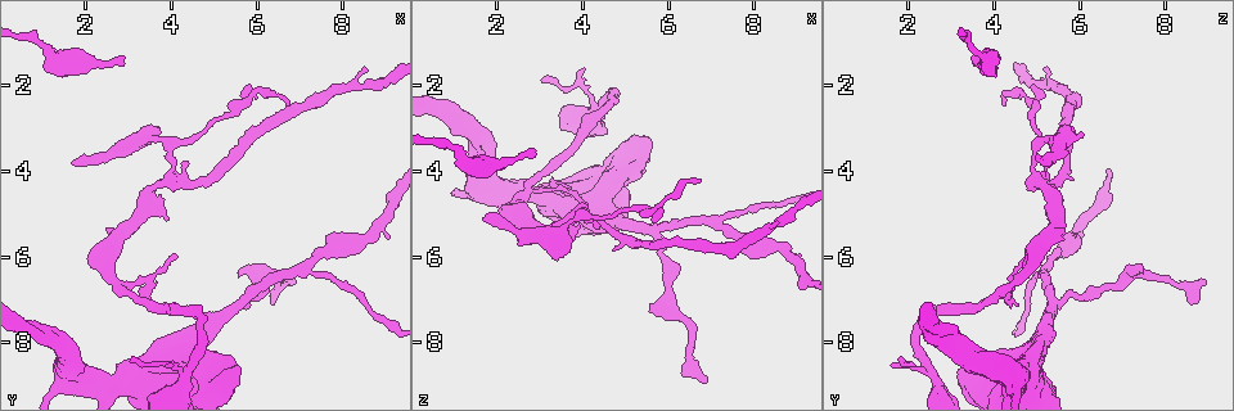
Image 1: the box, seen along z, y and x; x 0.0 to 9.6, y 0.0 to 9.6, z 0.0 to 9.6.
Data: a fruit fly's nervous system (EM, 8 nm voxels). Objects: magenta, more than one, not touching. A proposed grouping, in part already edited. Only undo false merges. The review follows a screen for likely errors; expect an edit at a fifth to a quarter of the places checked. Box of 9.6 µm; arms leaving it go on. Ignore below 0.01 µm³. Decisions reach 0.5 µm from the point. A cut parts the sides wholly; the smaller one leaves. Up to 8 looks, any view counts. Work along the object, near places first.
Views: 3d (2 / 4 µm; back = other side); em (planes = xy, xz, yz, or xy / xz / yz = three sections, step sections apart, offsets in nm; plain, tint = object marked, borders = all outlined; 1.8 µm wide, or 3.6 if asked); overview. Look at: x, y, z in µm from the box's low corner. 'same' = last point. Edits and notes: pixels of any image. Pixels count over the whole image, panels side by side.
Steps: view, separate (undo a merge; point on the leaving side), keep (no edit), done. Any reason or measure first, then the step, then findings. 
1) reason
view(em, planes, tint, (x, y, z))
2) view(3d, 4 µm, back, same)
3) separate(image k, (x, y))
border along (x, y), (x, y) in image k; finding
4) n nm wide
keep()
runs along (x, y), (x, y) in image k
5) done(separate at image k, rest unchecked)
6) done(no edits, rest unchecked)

a narrow waist
view(3d, 4 µm, (5.85, 2.20, 4.65))

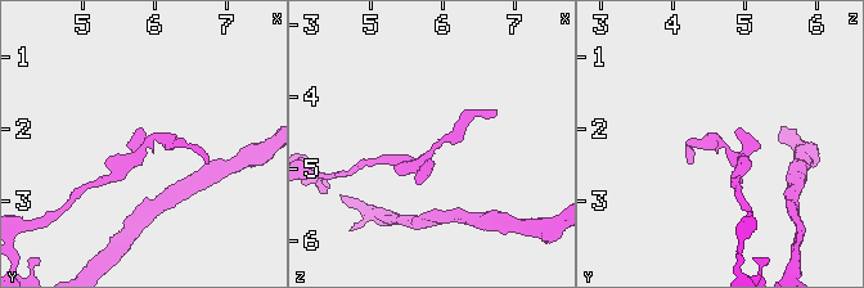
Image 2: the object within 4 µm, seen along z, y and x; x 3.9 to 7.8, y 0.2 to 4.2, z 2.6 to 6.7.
view(em, planes, plain, (5.90, 2.25, 4.70))

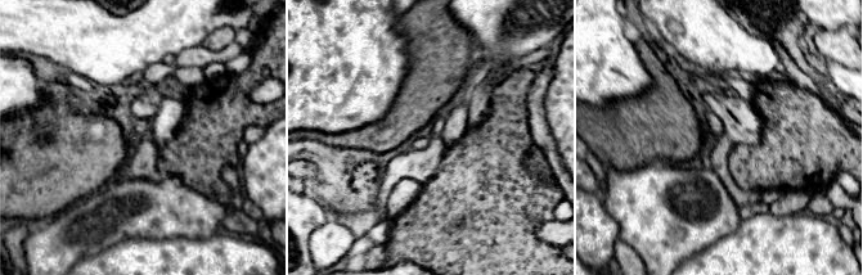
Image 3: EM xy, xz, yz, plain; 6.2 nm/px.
view(em, planes, tint, same)

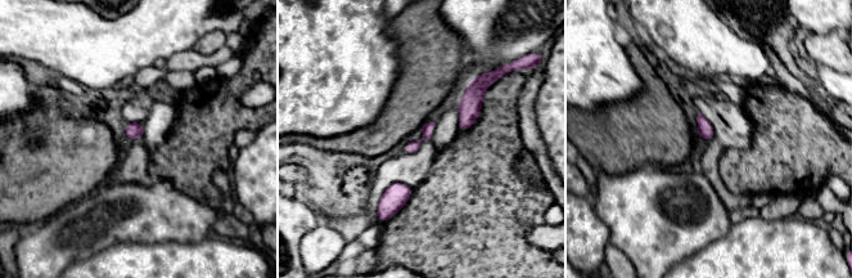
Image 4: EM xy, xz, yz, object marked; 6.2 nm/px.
keep()
continuous, no second neuron

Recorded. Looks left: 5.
calibre changes
view(3d, 4 µm, (1.90, 1.55, 3.90))

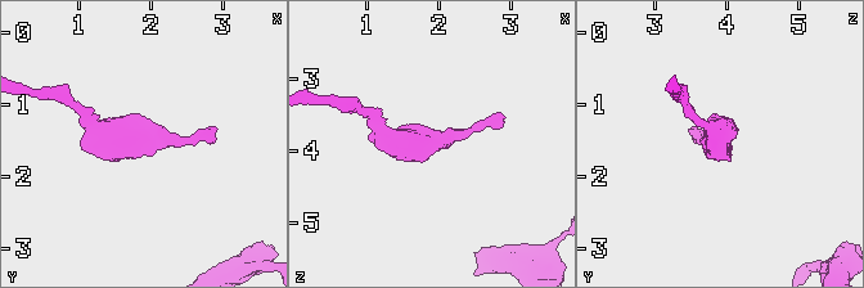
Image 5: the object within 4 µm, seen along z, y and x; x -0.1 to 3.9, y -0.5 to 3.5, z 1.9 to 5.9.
shape alone is not enough
view(em, yz, step 16, tint, (1.85, 1.50, 3.85))

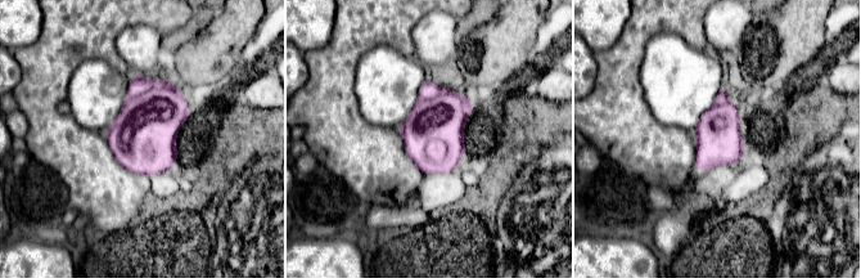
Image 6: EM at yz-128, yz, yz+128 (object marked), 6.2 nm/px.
280 nm wide
keep()
all the same neuron

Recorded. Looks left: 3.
a narrow waist
view(em, 3.6 µm, xy, step 8, tint, (2.80, 8.90, 4.55))

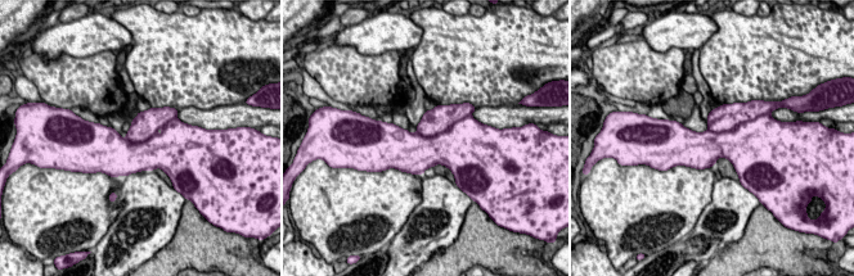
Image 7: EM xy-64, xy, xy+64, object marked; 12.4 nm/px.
cut it another way
view(em, 3.6 µm, planes, tint, same)

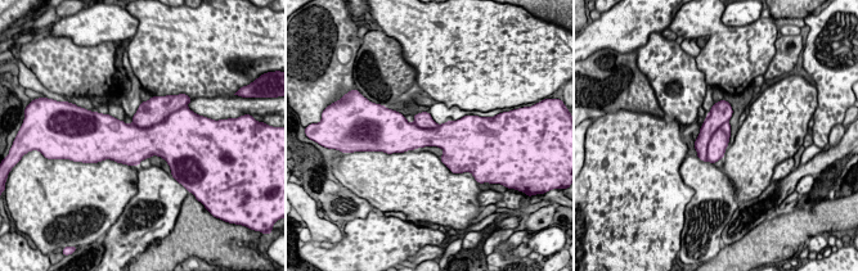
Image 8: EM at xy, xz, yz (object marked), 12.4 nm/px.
separate(image 8, (157, 108))
border along (179, 109), (147, 127), (131, 123) in image 8; a second neuron is stuck on

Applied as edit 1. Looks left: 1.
done(separate at image 8, rest unchecked)

